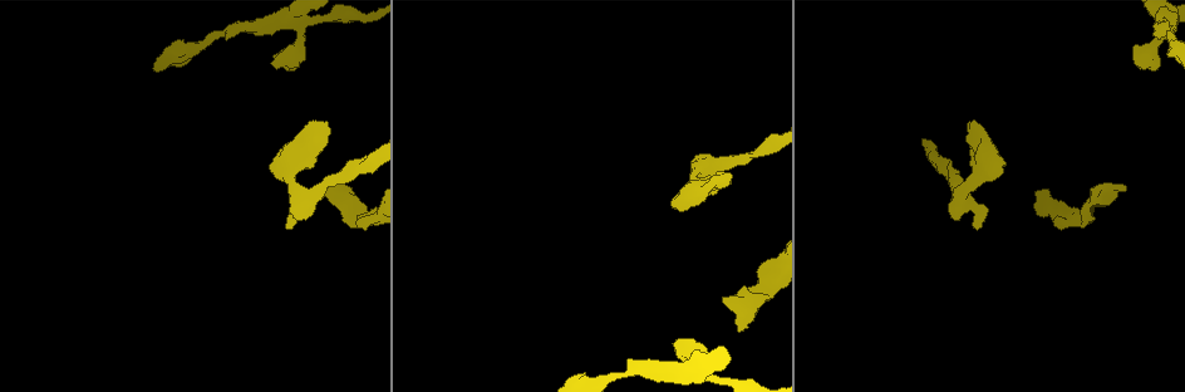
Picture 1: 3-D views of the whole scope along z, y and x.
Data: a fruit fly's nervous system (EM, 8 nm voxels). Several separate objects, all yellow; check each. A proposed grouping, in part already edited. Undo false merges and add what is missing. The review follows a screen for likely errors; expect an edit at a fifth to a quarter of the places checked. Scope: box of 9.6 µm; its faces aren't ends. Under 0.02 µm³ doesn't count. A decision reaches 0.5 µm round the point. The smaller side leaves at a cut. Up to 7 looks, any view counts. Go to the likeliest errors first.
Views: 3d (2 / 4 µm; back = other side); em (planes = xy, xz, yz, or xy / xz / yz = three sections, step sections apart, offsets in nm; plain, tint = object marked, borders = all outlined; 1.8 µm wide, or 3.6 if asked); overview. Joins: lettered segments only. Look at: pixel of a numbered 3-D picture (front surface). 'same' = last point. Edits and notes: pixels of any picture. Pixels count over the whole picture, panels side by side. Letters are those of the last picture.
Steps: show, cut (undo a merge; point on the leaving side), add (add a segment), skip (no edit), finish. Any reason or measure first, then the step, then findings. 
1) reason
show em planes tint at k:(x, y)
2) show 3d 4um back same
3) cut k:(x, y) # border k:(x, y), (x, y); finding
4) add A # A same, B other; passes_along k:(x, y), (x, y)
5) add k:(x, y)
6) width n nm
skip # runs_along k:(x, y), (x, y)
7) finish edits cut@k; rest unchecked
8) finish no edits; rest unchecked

branch stops here
show em planes borders at 1:(1124, 191)

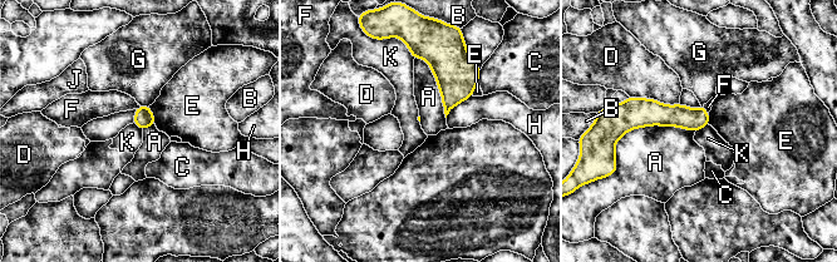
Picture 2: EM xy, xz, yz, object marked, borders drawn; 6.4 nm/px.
longest_contact A 550 nm
skip # A other, B other, C other, D other, E other, F other, G other, H other, J other, K other; border 2:(405, 45), (414, 58); no lettered segment goes on from it

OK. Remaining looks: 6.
show 3d 4um at 1:(328, 124)

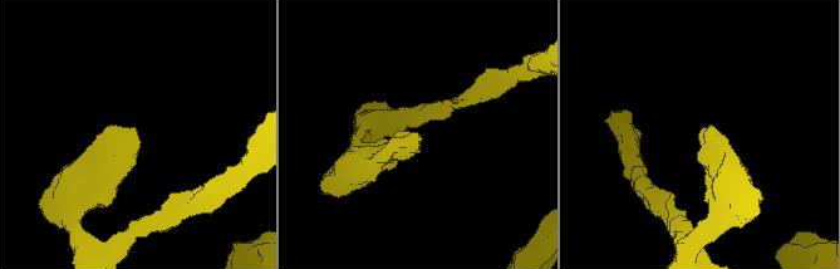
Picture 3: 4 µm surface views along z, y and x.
show em planes plain at 3:(702, 134)

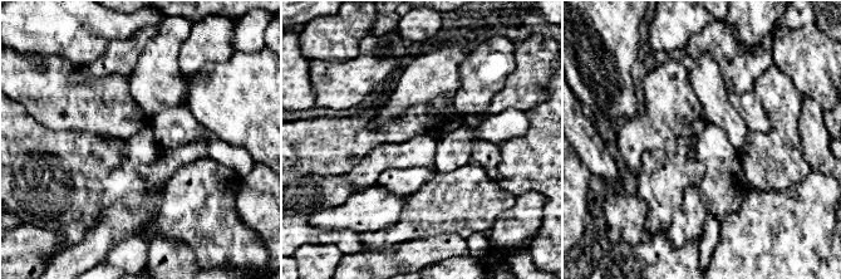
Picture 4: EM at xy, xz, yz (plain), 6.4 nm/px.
what lies round it
show em planes borders same

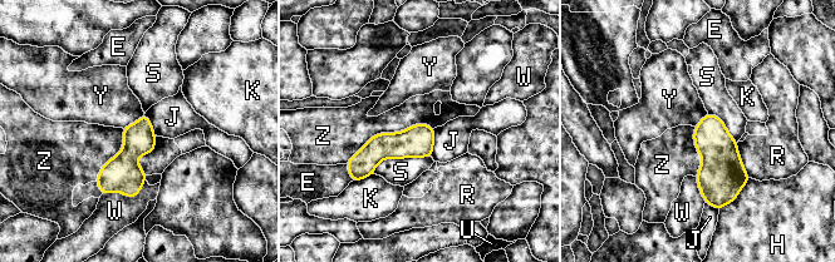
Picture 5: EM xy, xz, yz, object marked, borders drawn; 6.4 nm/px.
longest_contact Z 600 nm
skip # E other, H other, J other, K other, R other, S other, U other, W other, Y other, Z other; border 5:(143, 112), (138, 119), (122, 128); none of them fits

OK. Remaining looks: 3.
four-way junction
show em planes tint at 1:(299, 31)

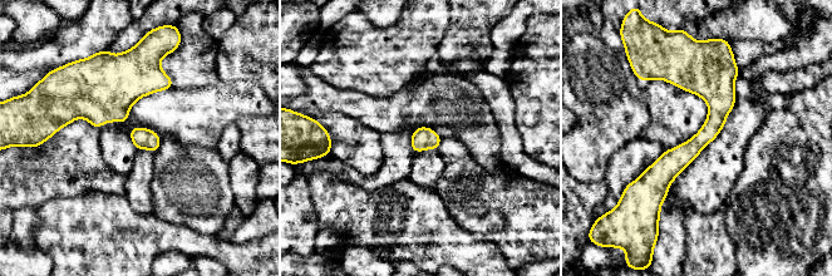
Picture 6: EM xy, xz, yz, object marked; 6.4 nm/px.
show em planes borders same

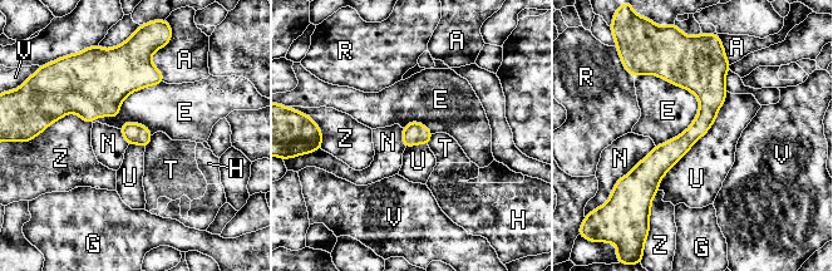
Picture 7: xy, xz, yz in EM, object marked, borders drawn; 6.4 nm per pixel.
longest_contact U 800 nm
skip # A other, E other, G other, H other, N other, R other, T other, U other, V other, Z other; runs_along 7:(686, 58), (706, 116), (650, 195); one cell here

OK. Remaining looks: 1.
finish no edits; rest unchecked

